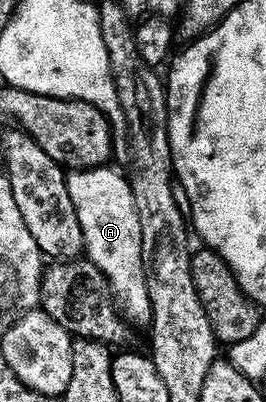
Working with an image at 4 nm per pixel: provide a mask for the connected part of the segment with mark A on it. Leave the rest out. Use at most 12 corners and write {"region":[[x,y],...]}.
{"region":[[74,168],[66,188],[86,258],[120,312],[151,322],[130,180]]}

